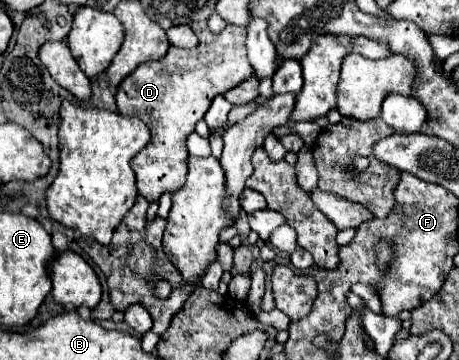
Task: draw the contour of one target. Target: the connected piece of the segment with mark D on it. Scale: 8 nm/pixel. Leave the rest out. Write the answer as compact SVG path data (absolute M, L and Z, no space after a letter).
M192 24L200 44L196 52L170 46L166 56L156 62L144 62L128 74L116 92L116 106L122 114L132 114L144 120L152 132L150 142L132 158L138 194L158 200L164 192L176 192L186 182L186 138L194 132L198 120L208 112L214 96L224 94L254 74L248 62L245 46L246 32L240 26L228 24L220 34L208 30L206 24Z

